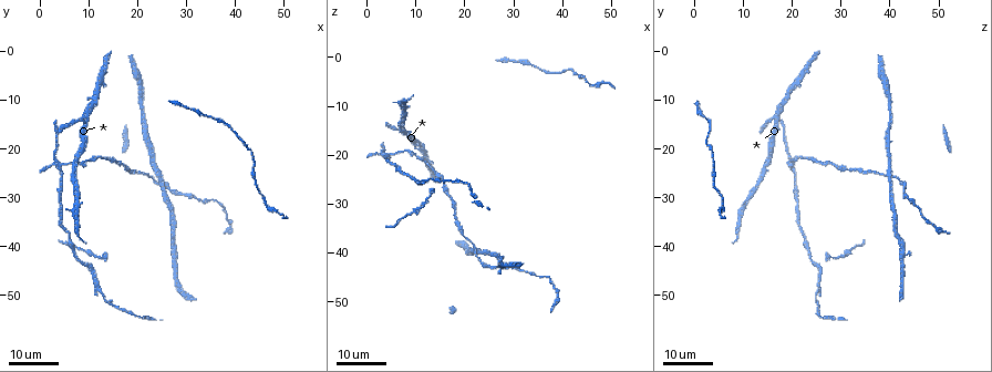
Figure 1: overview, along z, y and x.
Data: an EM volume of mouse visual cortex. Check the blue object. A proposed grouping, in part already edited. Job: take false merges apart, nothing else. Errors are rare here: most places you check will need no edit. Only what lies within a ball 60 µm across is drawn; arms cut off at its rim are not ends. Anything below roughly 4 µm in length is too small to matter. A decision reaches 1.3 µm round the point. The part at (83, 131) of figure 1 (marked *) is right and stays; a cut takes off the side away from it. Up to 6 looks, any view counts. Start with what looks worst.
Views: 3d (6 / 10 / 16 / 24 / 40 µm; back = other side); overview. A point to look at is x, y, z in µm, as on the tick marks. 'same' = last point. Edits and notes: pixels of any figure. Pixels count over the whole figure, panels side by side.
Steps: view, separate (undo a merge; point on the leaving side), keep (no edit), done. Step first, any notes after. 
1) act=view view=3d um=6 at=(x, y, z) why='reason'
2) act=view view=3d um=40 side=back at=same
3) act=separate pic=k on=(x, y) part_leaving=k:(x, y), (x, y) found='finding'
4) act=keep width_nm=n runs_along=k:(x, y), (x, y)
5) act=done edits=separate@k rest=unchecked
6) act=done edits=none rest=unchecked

act=view view=3d um=24 at=(23.0, 26.0, 41.5) why='arms part here'

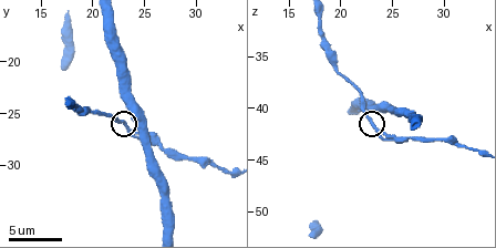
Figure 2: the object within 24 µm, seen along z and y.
act=view view=3d um=6 at=(23.0, 26.0, 41.2) why='zoom in'

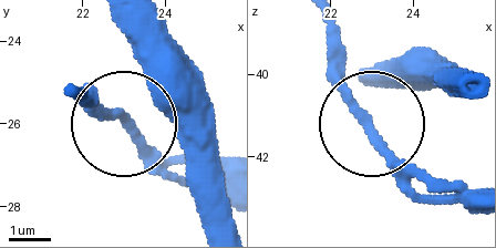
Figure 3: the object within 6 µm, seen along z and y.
act=view view=3d um=6 side=back at=(22.85, 25.80, 41.10)

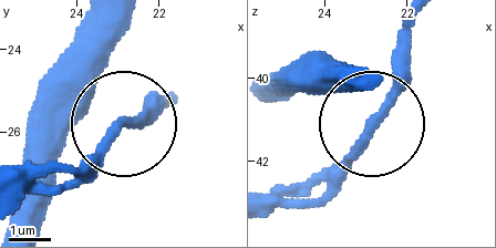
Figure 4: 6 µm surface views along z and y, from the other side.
act=keep width_nm=180 runs_along=4:(172, 101), (126, 126), (66, 186) found='all the same cell'

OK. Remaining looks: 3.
act=view view=3d um=24 at=(11.0, 11.0, 18.0)

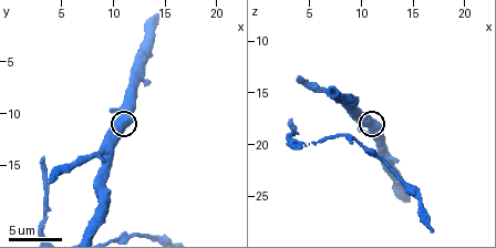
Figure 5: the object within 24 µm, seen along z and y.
act=view view=3d um=10 at=(11.4, 10.4, 18.0) why='closer look'

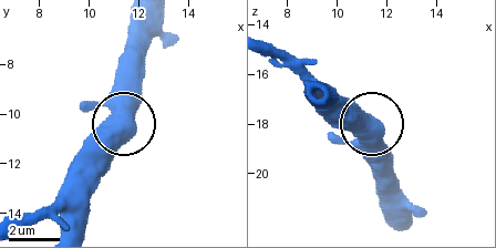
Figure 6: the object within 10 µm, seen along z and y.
act=keep width_nm=690 found='one cell here'

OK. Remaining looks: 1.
act=done edits=none rest=unchecked

